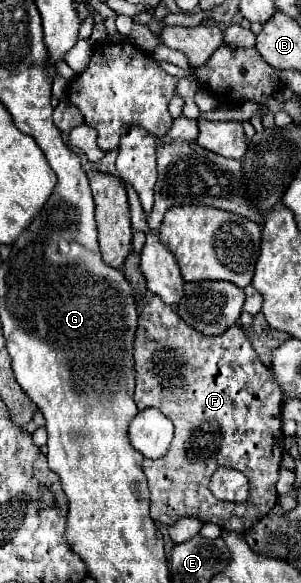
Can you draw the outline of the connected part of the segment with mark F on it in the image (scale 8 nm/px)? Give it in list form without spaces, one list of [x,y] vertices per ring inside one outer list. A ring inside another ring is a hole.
[[[152,299],[140,315],[134,341],[134,361],[136,361],[134,401],[138,409],[156,407],[174,423],[174,439],[168,453],[156,461],[144,459],[142,463],[150,487],[150,517],[164,525],[172,525],[182,517],[194,517],[202,523],[216,523],[222,531],[234,531],[238,535],[244,535],[246,525],[242,515],[248,513],[248,509],[256,511],[258,517],[266,515],[278,501],[276,481],[284,451],[282,389],[280,385],[274,385],[270,369],[264,363],[260,363],[256,351],[252,349],[240,325],[230,327],[222,335],[202,335],[190,325],[186,325],[174,313],[174,309],[164,305],[160,299]],[[218,467],[232,467],[248,477],[250,483],[248,503],[238,505],[220,501],[210,493],[208,481]]]

